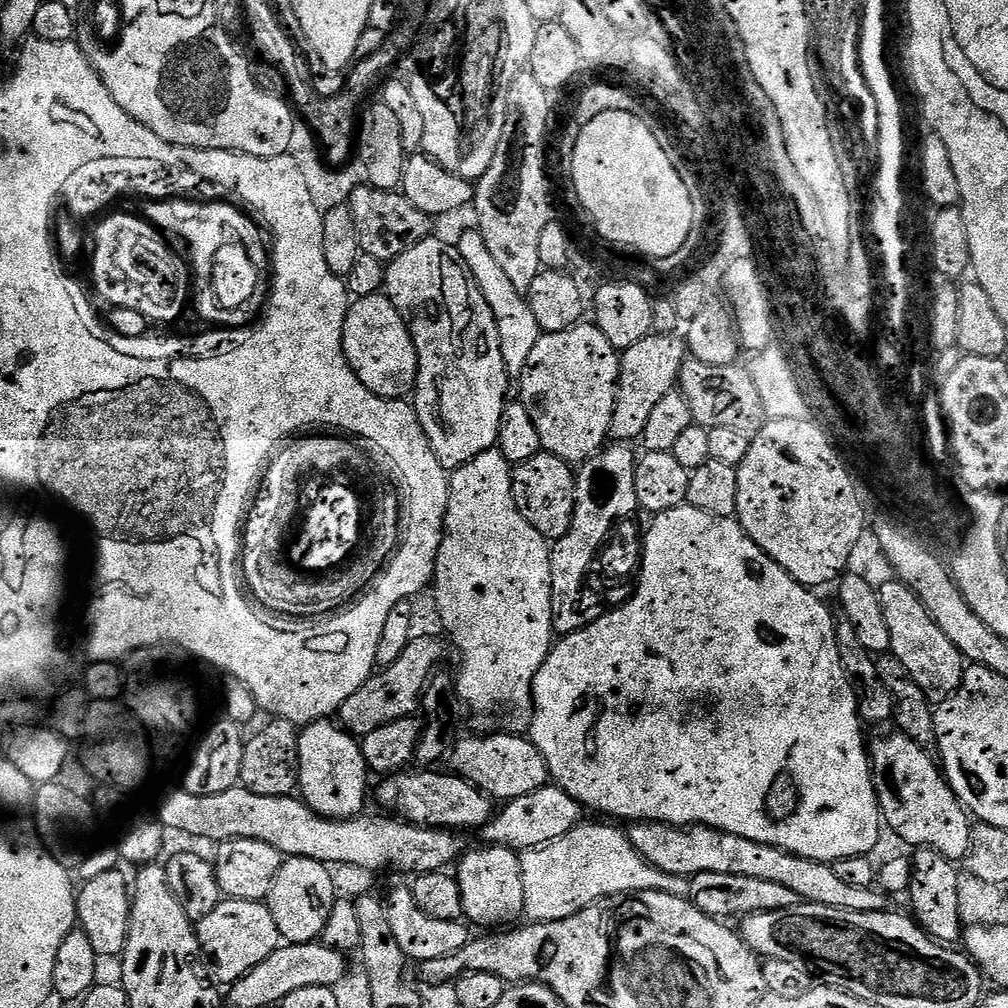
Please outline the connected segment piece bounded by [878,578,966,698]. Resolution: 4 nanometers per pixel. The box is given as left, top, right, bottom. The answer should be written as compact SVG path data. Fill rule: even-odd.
M891 578L879 585L882 614L886 614L886 626L890 626L892 639L891 655L898 657L902 666L910 670L914 682L925 692L936 698L951 696L960 689L966 671L966 661L962 653L954 646L936 624L926 606L899 579Z

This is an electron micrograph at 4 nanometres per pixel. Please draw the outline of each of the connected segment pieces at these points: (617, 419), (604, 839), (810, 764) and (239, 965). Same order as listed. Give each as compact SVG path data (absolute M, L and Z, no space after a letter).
M661 331L623 349L620 358L620 393L616 399L616 413L612 423L612 436L617 441L636 442L643 437L654 406L658 406L658 402L662 402L662 398L666 398L666 394L679 385L680 372L689 356L688 345L679 335Z
M588 824L576 828L570 834L557 840L554 846L529 848L520 856L521 872L524 875L525 906L523 915L529 921L545 924L562 918L570 918L582 909L589 908L607 896L623 896L629 892L645 892L651 888L659 892L685 898L692 895L692 882L687 876L675 876L656 868L628 839L623 831L611 828L608 824Z
M681 506L655 513L653 520L656 521L646 528L644 562L636 597L613 607L616 608L613 612L612 609L605 611L598 622L557 639L535 678L530 739L544 755L555 787L566 790L585 809L593 808L627 822L715 828L717 832L729 832L750 842L781 848L794 856L825 862L869 855L880 840L882 811L872 775L870 748L866 740L864 744L866 728L860 719L856 685L840 650L838 620L813 589L798 584L749 538L739 519Z
M224 898L216 910L198 922L198 935L203 955L212 959L216 976L225 986L237 984L250 970L254 970L274 950L281 947L282 937L274 914L267 903L259 900L229 900Z

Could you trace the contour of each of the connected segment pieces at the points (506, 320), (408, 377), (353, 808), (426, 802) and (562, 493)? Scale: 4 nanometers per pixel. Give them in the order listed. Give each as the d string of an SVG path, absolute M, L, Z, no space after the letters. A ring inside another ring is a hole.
M478 194L470 203L465 204L459 210L450 210L449 214L442 214L436 218L434 236L447 245L458 245L460 255L464 258L464 263L472 271L472 276L484 291L485 298L488 299L489 306L494 310L498 328L500 330L500 341L504 346L504 361L508 366L509 377L516 378L523 373L528 366L528 359L534 350L534 346L539 342L542 335L538 318L534 316L531 303L526 299L521 289L514 283L512 277L504 271L503 263L498 259L495 252L488 248L484 242L482 233L474 228L478 228L482 220L483 198ZM458 226L472 226L472 230L462 233L459 238Z
M377 294L374 296L362 296L351 301L348 317L346 318L346 326L344 327L344 353L348 355L348 362L356 372L356 377L358 377L374 394L378 394L387 400L399 400L401 398L411 397L413 393L415 393L416 379L420 373L420 355L416 352L416 341L412 338L412 330L405 313L401 312L387 295Z
M331 719L316 720L300 732L299 795L319 816L350 820L365 811L370 769L360 749L360 740Z
M401 770L385 776L380 783L380 800L389 808L389 813L403 818L407 823L417 824L419 828L443 828L445 830L464 830L460 828L483 829L492 821L494 800L478 786L447 771L440 770Z
M540 451L537 456L515 465L512 483L517 501L528 521L540 531L545 540L555 542L572 529L578 499L577 469L552 452Z

